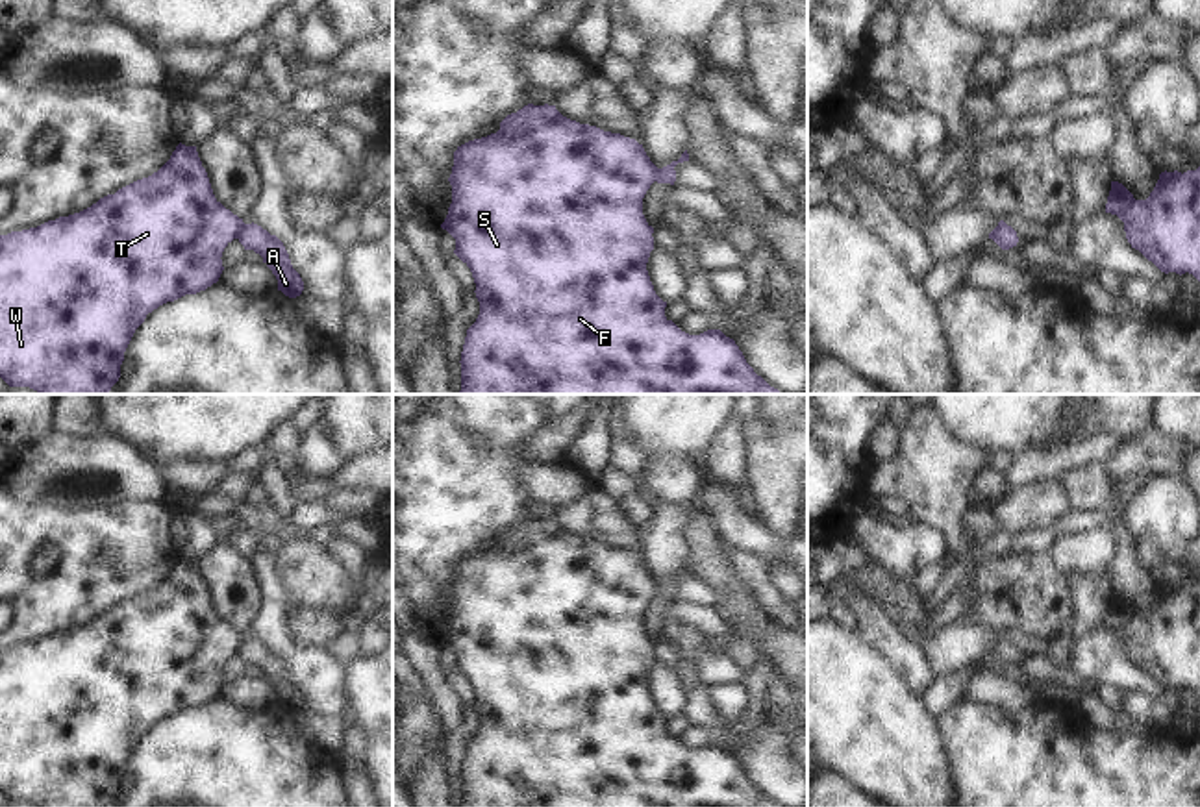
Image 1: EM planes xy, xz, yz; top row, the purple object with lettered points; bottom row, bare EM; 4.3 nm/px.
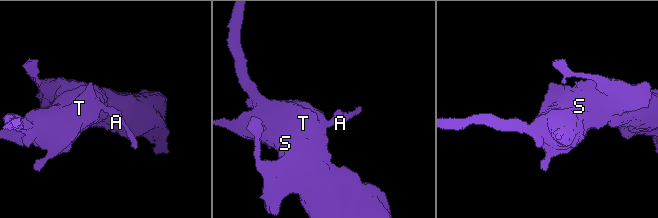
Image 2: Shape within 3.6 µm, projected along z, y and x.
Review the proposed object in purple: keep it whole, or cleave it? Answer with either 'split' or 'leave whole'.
split

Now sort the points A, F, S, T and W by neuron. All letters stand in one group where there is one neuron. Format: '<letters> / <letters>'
A / F S T W

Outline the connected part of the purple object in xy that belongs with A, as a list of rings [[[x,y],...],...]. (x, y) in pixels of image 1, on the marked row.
[[[244,224],[237,235],[244,250],[254,250],[278,279],[278,291],[289,298],[296,298],[304,291],[300,274],[293,268],[283,242],[257,224]]]

